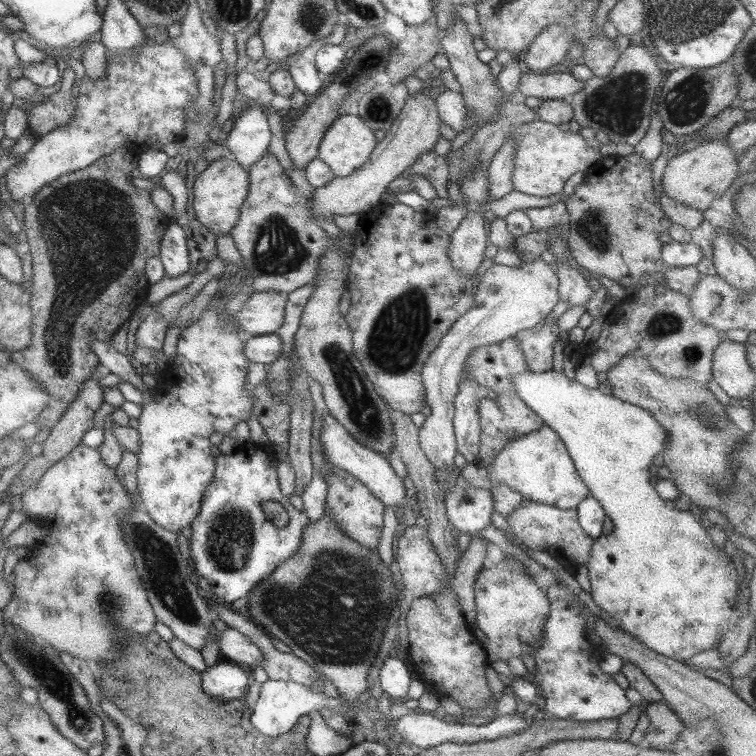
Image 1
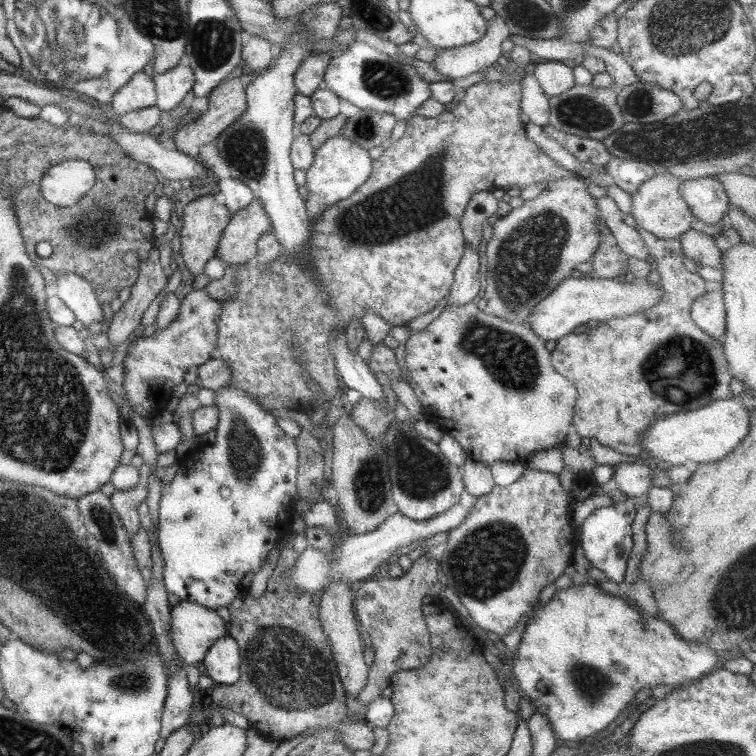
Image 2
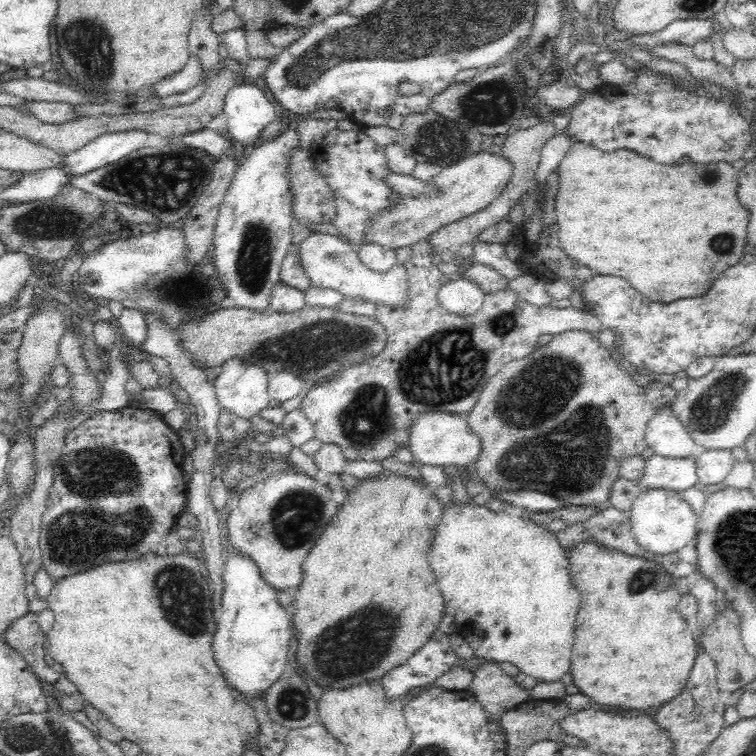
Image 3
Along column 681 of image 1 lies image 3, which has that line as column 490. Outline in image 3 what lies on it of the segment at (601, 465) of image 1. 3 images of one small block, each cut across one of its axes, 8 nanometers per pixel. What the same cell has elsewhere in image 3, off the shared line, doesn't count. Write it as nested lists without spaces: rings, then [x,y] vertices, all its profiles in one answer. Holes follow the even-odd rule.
[[[456,500],[450,501],[443,506],[442,518],[440,524],[436,526],[436,534],[432,539],[430,554],[428,554],[429,567],[436,577],[438,589],[444,597],[445,609],[444,615],[454,617],[455,628],[461,633],[464,640],[468,642],[470,648],[476,657],[485,658],[487,662],[495,663],[510,662],[520,669],[520,672],[526,673],[538,683],[559,681],[566,672],[570,671],[570,648],[574,642],[574,624],[576,624],[576,614],[580,608],[580,596],[578,590],[570,582],[570,569],[568,568],[569,550],[564,549],[553,532],[549,532],[544,526],[538,526],[527,518],[523,518],[519,512],[510,511],[496,514],[486,507],[486,505],[475,505],[465,507]]]

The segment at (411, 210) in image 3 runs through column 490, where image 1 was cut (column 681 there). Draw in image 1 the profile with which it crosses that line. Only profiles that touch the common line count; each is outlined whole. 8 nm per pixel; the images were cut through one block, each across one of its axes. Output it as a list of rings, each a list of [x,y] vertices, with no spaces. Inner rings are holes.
[[[714,138],[672,157],[664,170],[662,187],[670,199],[698,210],[710,209],[714,200],[727,194],[738,176],[739,154],[725,138]]]

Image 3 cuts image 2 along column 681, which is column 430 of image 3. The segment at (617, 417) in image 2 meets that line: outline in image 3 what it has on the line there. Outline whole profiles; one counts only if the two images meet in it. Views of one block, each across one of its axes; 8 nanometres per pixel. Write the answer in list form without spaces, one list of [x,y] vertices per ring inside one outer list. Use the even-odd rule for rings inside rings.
[[[426,239],[411,245],[410,258],[405,262],[404,267],[407,272],[408,279],[408,292],[407,292],[407,303],[405,307],[394,307],[384,304],[377,304],[374,318],[375,320],[386,329],[387,341],[386,346],[377,354],[375,357],[368,359],[366,362],[360,364],[353,364],[347,366],[345,369],[336,371],[330,378],[322,379],[318,381],[304,396],[300,402],[300,409],[304,411],[306,418],[312,423],[314,429],[314,437],[318,438],[322,443],[337,444],[342,450],[343,455],[347,458],[348,462],[353,460],[371,460],[379,461],[385,458],[393,456],[394,452],[400,448],[400,446],[408,446],[408,434],[414,420],[420,416],[420,414],[433,413],[438,410],[442,412],[456,413],[456,414],[468,414],[472,407],[475,407],[476,401],[479,399],[480,393],[484,390],[487,382],[508,362],[512,362],[525,356],[528,356],[537,346],[538,338],[542,334],[557,335],[567,330],[580,330],[588,332],[599,332],[604,326],[598,321],[598,318],[590,312],[578,312],[571,306],[560,308],[556,306],[534,306],[532,303],[524,299],[520,299],[516,294],[516,291],[510,287],[506,287],[502,290],[486,294],[484,302],[477,313],[471,314],[470,316],[460,316],[448,312],[438,300],[437,292],[442,285],[445,285],[451,276],[448,273],[442,273],[439,267],[436,267],[432,263],[434,253],[432,253],[432,245],[426,241]]]

